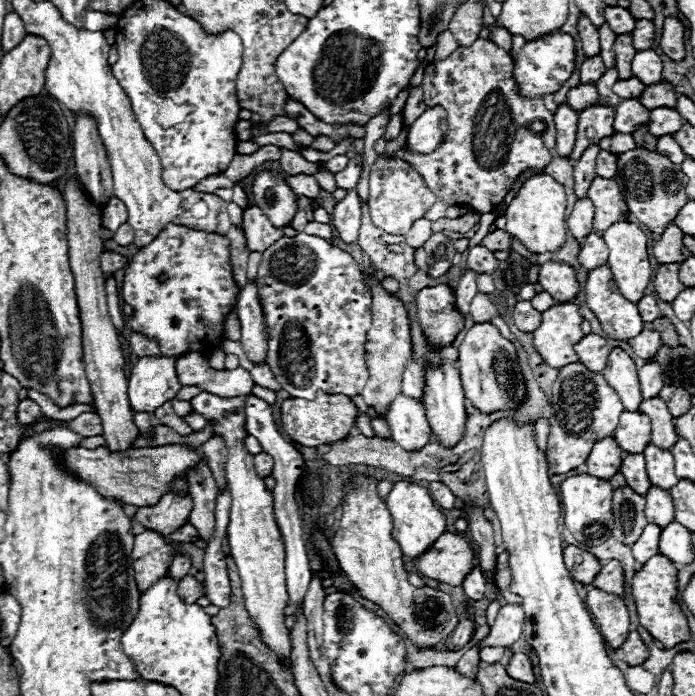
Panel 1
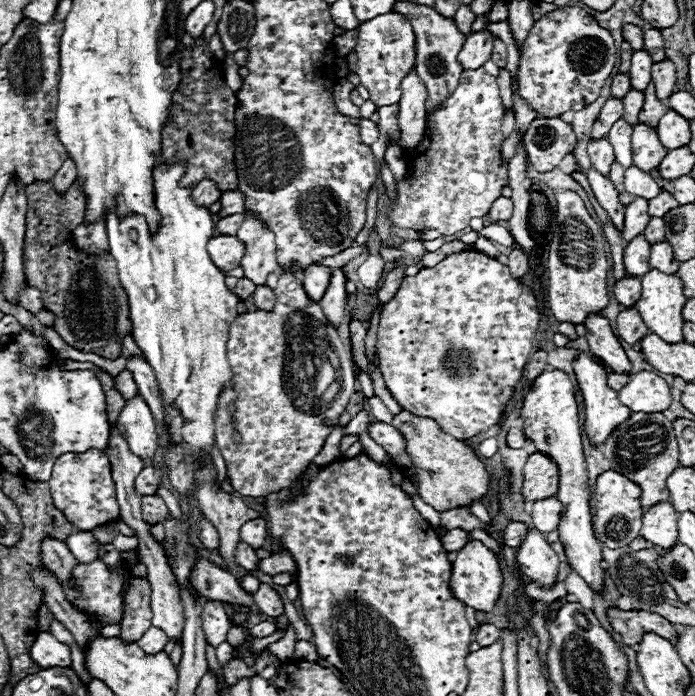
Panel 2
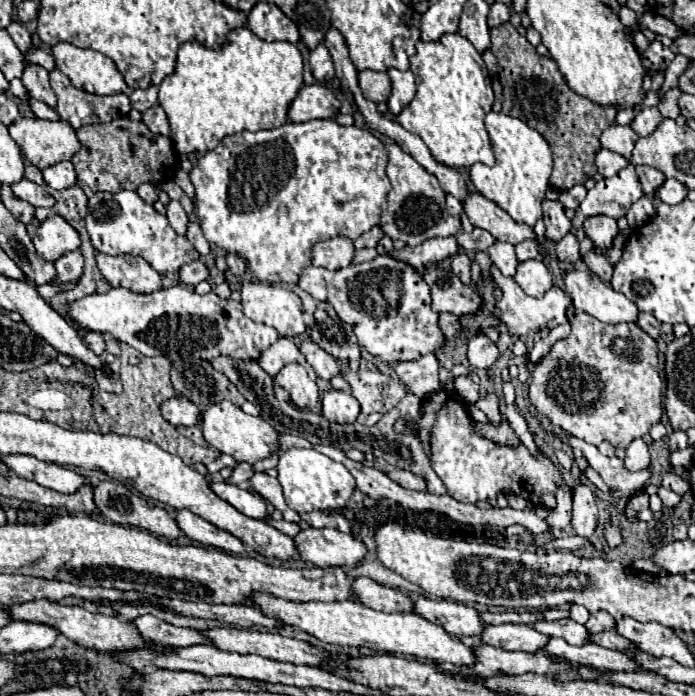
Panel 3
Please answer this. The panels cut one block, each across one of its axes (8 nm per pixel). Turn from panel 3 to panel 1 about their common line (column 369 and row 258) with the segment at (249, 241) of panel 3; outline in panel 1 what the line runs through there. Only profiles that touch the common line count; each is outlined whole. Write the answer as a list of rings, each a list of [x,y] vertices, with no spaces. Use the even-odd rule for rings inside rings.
[[[166,224],[164,230],[148,246],[140,248],[126,264],[120,296],[134,310],[134,314],[126,320],[128,328],[156,340],[162,356],[184,356],[190,352],[202,352],[210,356],[210,352],[214,352],[224,342],[224,322],[230,310],[236,306],[238,296],[238,286],[232,276],[230,250],[232,244],[226,236],[192,230],[178,224]],[[160,276],[166,276],[166,282],[160,282]]]

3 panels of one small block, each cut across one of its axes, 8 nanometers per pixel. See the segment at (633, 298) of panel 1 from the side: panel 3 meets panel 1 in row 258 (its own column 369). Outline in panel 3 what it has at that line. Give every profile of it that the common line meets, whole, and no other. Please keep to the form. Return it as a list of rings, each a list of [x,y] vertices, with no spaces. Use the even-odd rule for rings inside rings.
[[[254,594],[250,598],[264,614],[282,620],[288,626],[300,628],[328,644],[344,644],[344,646],[364,646],[374,652],[388,654],[406,654],[418,660],[430,660],[436,664],[454,664],[454,666],[472,666],[476,664],[474,650],[460,642],[460,638],[448,634],[442,626],[428,622],[418,614],[386,614],[376,612],[360,602],[344,600],[344,602],[290,602],[276,598],[272,594]]]

